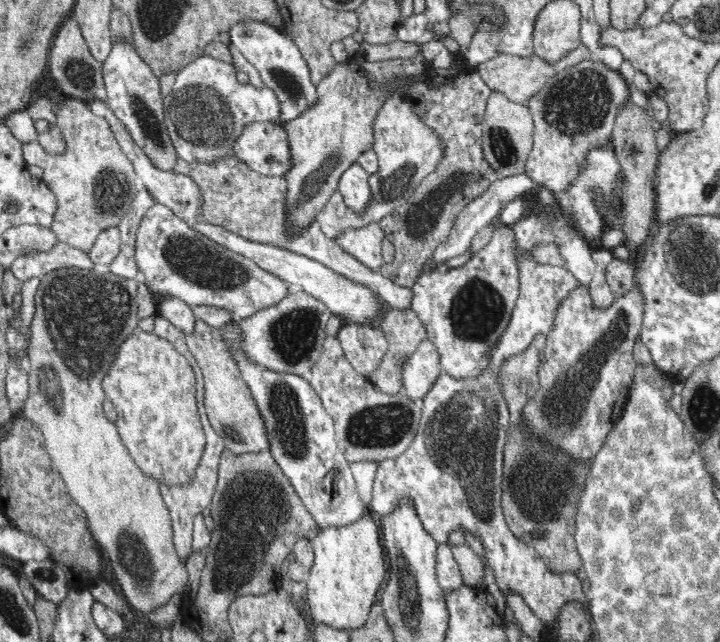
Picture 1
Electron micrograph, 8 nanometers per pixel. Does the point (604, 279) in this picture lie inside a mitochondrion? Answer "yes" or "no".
no

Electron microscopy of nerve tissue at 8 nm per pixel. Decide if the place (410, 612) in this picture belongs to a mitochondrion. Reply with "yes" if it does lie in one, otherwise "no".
yes

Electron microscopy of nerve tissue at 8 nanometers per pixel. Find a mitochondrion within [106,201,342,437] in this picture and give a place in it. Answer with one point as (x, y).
(291, 338)

